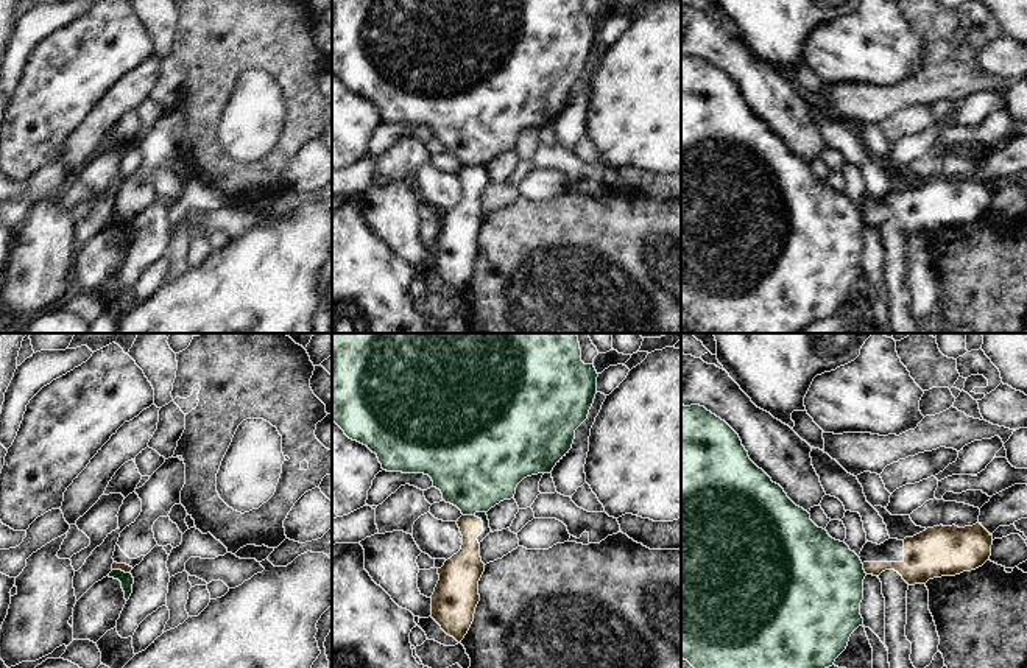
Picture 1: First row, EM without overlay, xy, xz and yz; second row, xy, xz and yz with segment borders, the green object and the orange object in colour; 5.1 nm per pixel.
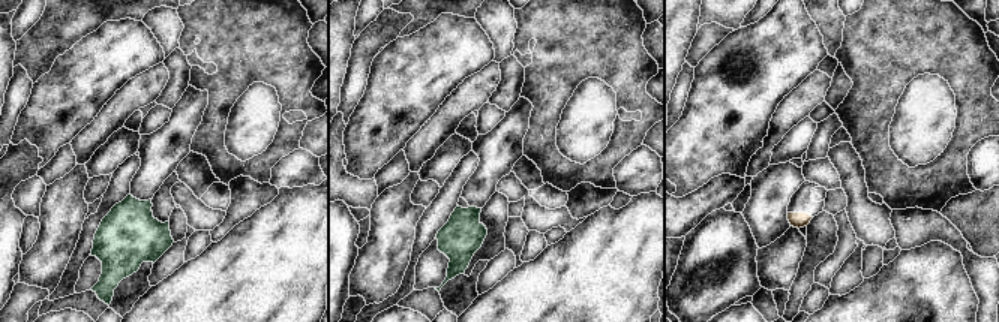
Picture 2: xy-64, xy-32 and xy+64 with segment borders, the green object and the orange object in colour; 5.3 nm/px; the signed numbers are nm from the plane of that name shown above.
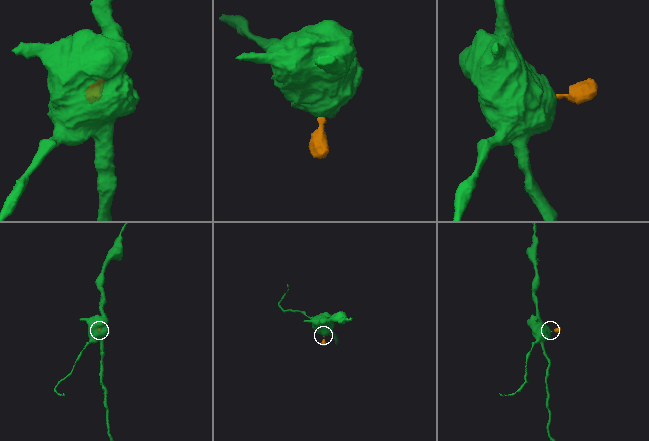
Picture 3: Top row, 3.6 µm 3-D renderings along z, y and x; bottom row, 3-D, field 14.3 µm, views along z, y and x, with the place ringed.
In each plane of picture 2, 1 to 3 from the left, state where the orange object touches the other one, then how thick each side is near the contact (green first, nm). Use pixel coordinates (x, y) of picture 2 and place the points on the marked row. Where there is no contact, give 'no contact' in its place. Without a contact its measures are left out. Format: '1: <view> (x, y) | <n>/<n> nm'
1: no contact
2: no contact
3: no contact

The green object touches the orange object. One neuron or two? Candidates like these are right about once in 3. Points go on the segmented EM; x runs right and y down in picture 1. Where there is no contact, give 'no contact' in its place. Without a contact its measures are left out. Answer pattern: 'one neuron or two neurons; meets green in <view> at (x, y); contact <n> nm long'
two neurons; meets green in xz at (468, 514); contact 60 nm long

